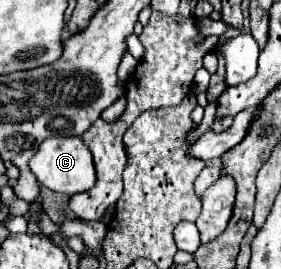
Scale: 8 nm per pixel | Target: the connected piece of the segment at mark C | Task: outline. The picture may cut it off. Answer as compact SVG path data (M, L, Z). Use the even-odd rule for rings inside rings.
M80 137L46 139L38 147L36 155L30 159L30 171L36 175L40 185L44 185L50 191L58 191L58 193L66 193L66 195L76 195L76 193L88 191L96 183L96 169L94 169L92 153Z

